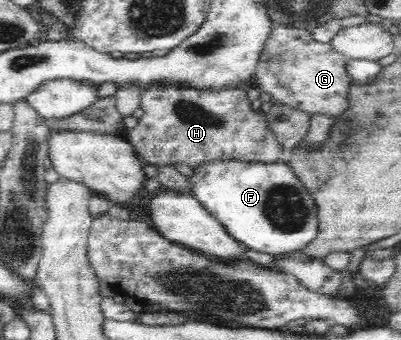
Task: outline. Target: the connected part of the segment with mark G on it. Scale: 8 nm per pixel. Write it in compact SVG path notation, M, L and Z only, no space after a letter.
M271 21L270 34L253 77L257 88L268 92L275 104L298 108L311 115L325 112L334 117L346 108L346 90L352 84L346 75L348 62L330 43L316 42L311 31Z

